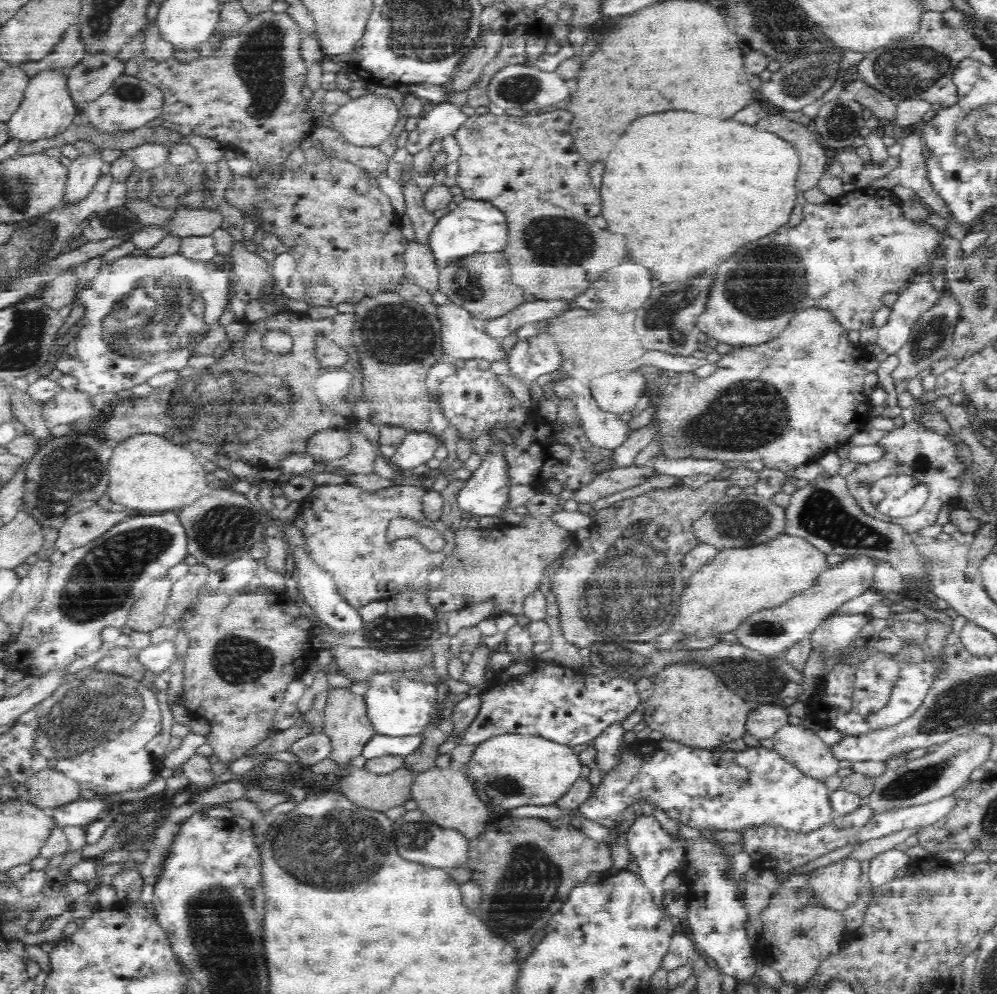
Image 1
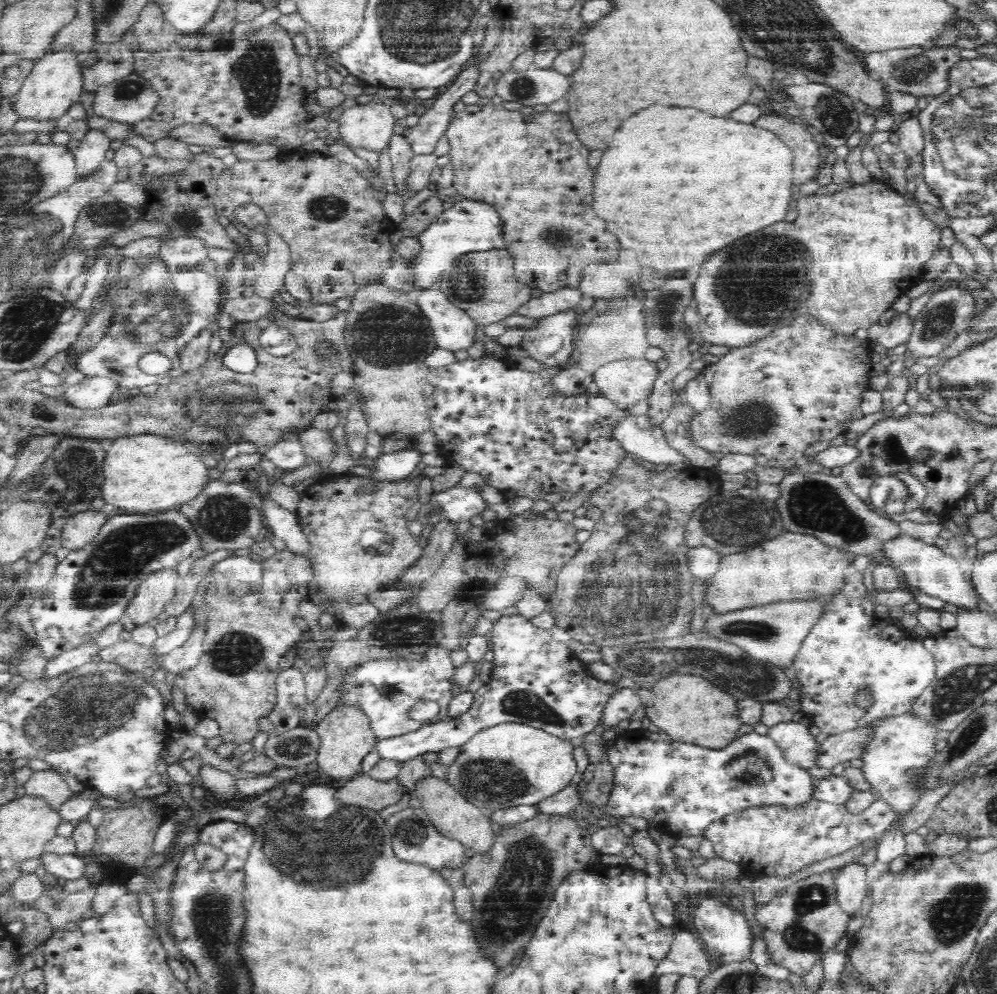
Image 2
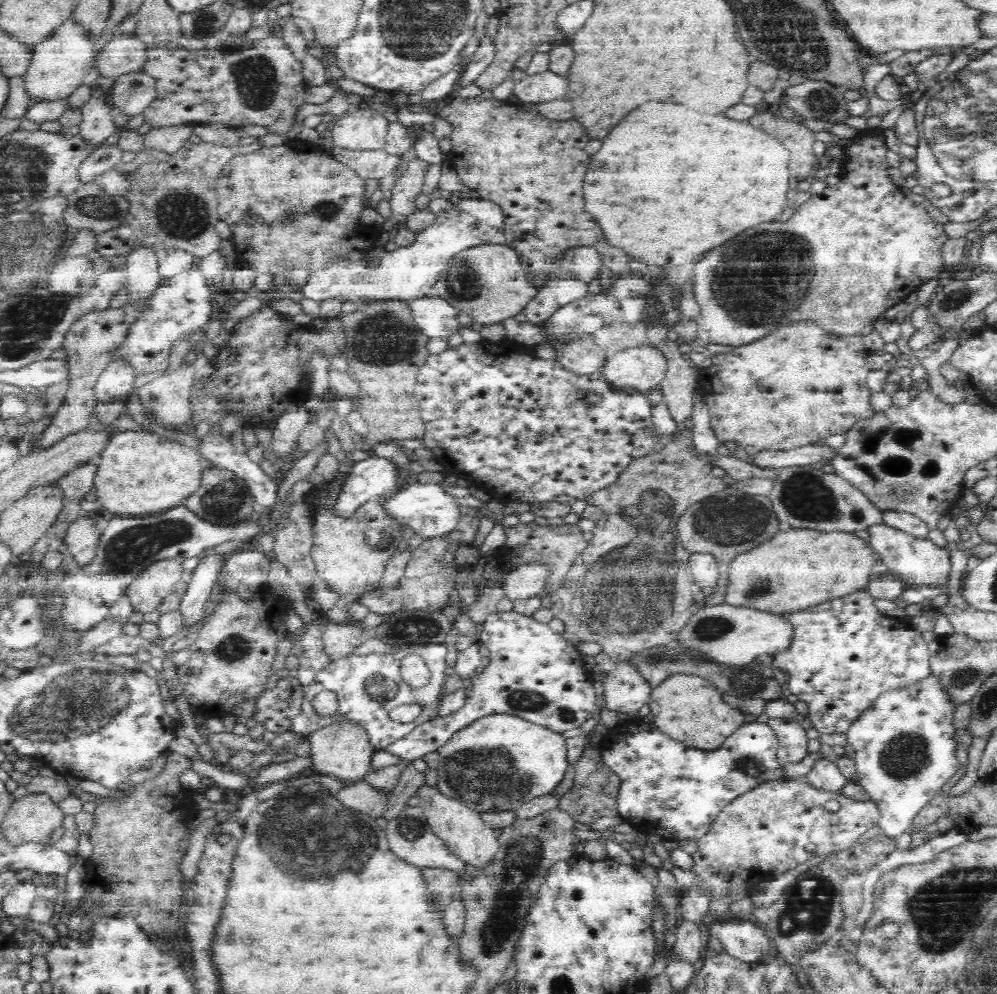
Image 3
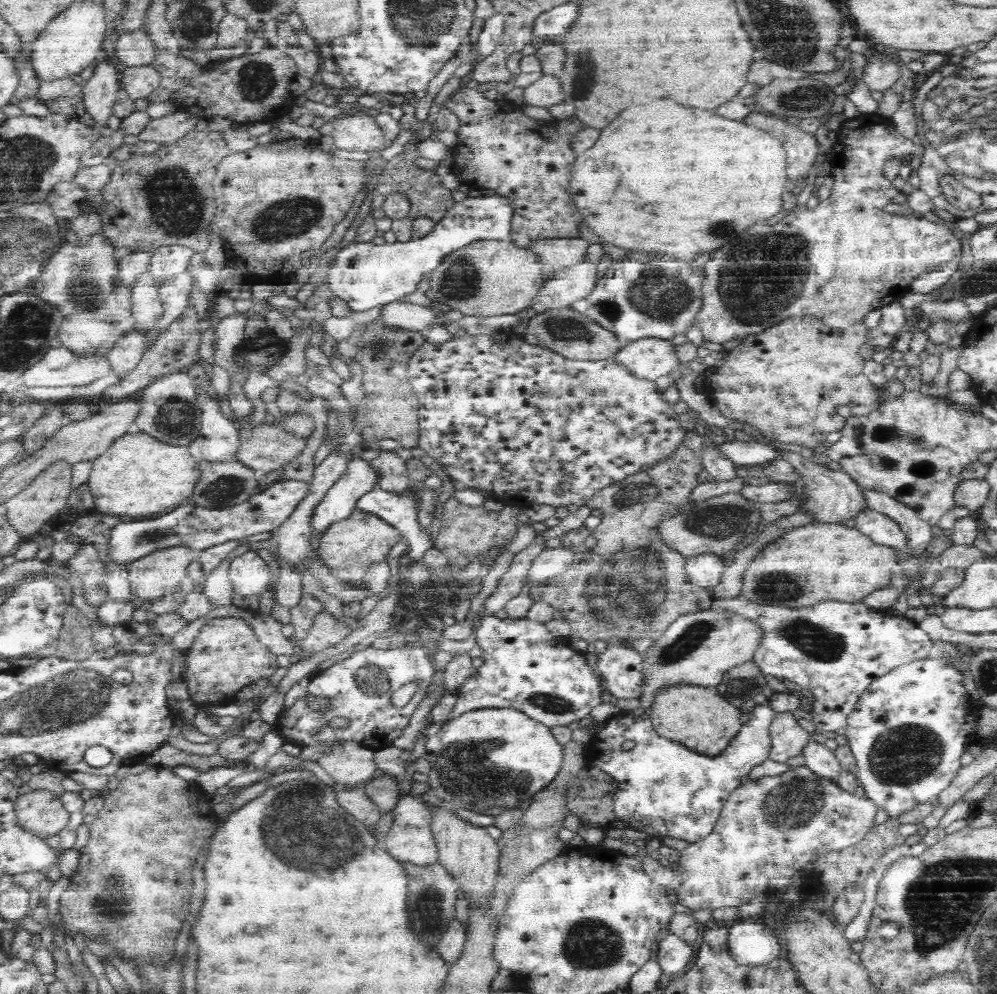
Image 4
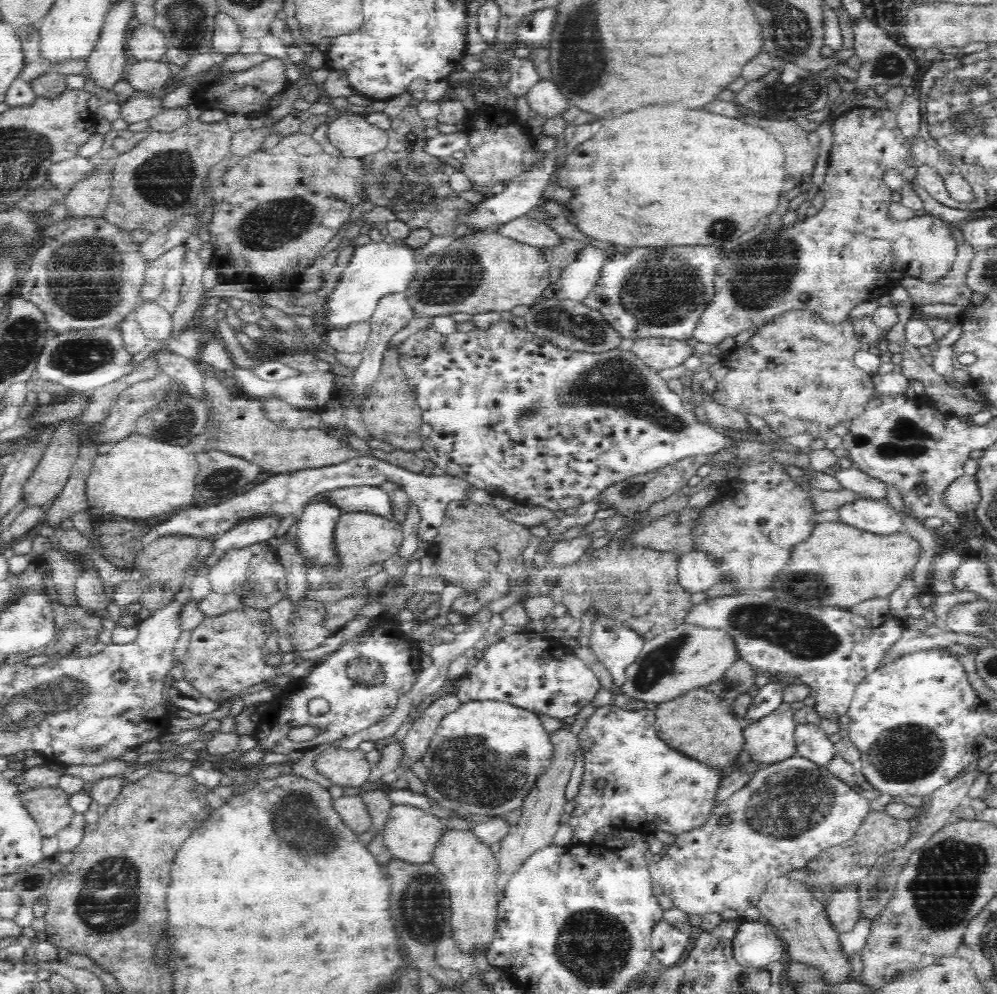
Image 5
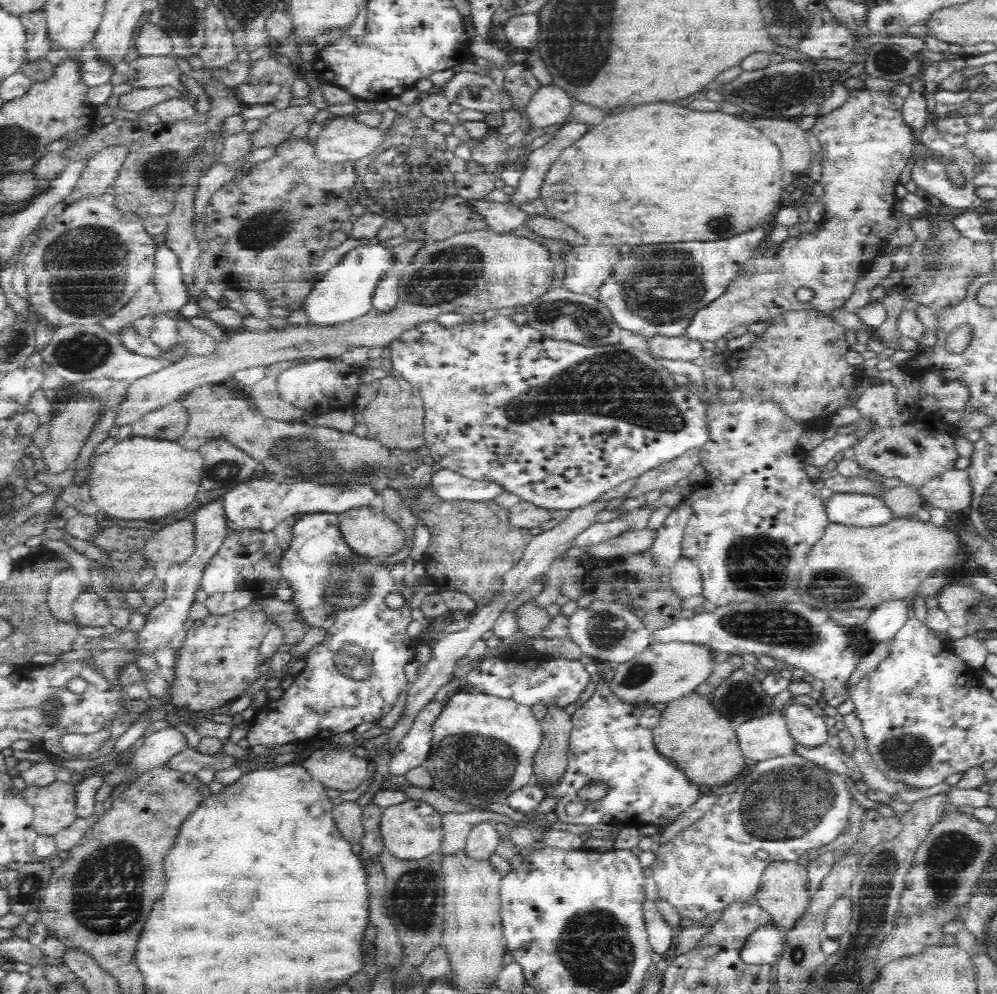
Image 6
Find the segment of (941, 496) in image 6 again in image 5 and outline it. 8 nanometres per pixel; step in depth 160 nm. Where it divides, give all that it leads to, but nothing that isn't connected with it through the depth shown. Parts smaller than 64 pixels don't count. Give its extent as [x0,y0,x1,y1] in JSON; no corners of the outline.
[942,473,981,516]

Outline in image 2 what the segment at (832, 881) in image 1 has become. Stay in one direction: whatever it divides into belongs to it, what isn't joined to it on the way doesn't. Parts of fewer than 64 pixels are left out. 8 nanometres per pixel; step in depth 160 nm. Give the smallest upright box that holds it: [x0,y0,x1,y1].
[836,863,866,916]

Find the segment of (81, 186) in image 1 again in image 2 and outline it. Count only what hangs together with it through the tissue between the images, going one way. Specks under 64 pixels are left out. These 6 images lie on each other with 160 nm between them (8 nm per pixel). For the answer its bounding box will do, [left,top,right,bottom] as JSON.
[74,127,112,176]

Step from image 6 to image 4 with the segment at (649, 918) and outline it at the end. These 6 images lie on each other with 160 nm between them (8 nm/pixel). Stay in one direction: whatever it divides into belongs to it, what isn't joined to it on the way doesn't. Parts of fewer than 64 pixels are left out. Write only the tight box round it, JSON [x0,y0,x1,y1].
[655,930,694,977]

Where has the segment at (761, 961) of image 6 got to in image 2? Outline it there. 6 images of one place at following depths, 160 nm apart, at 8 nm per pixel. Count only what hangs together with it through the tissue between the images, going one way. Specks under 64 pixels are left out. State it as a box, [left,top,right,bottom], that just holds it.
[693,898,754,964]

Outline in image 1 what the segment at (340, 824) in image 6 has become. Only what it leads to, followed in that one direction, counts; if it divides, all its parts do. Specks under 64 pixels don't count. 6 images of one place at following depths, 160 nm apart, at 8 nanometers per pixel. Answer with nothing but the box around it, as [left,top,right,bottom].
[338,767,414,813]

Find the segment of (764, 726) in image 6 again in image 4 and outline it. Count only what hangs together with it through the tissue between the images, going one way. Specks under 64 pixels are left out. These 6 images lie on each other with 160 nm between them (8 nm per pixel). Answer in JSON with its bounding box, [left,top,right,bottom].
[768,711,811,763]

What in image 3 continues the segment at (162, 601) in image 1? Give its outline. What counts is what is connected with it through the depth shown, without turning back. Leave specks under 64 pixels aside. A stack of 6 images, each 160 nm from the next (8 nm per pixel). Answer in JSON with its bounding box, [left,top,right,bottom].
[125,556,184,613]

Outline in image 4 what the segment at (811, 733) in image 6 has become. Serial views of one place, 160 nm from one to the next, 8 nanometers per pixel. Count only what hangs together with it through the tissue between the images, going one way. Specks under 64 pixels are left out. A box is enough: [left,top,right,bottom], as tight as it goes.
[801,736,842,780]

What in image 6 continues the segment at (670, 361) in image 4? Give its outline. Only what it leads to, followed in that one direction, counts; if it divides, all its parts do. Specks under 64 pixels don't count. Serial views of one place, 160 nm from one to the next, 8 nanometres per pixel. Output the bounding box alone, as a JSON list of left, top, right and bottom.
[648,335,704,361]

